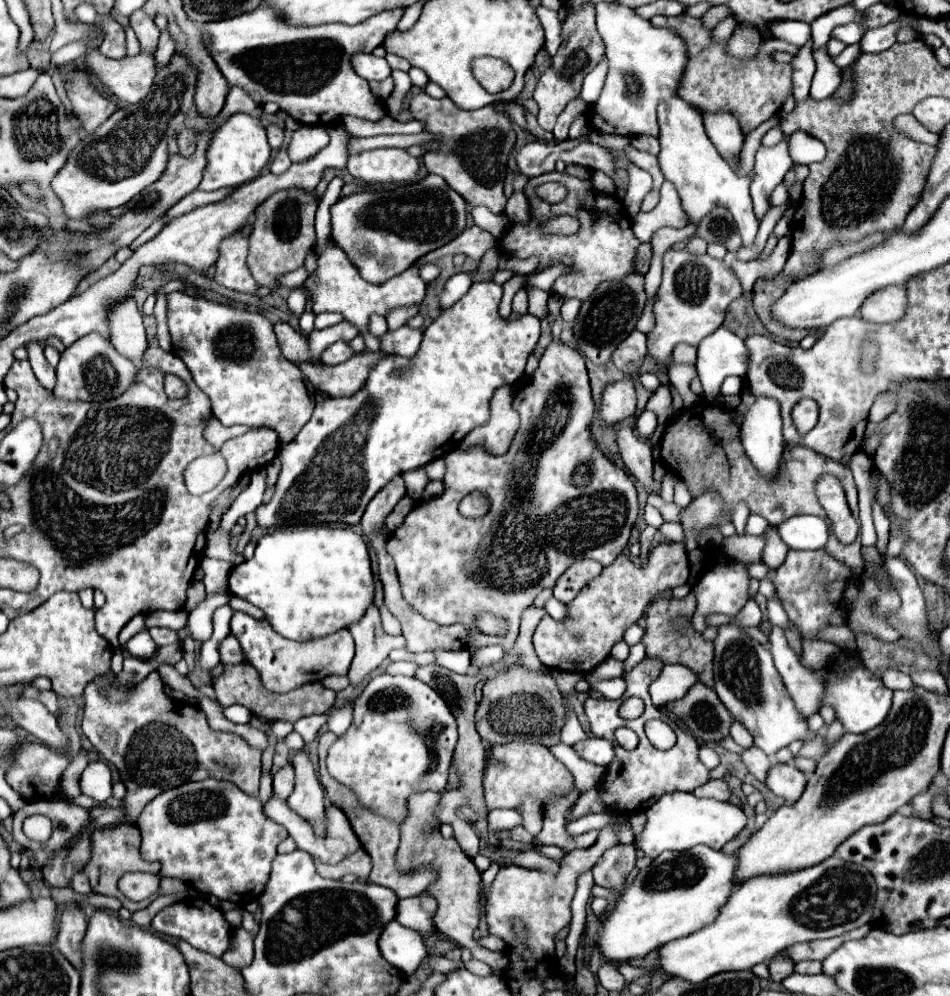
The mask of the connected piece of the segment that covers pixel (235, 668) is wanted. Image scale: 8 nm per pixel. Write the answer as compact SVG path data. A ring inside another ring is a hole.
M248 662L242 664L222 664L224 670L220 676L210 678L210 684L216 692L216 698L222 706L232 706L232 704L240 704L246 706L254 716L262 716L268 722L276 722L276 720L286 720L286 722L296 722L304 716L310 714L324 714L334 706L334 698L336 692L324 688L320 682L308 682L292 692L286 694L274 694L268 692L262 682L260 682L260 674L256 672L256 668L252 668Z

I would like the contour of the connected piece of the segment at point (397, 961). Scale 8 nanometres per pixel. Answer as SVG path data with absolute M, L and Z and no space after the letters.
M390 920L380 934L378 948L388 964L402 970L404 974L414 974L422 958L426 956L426 946L420 934L412 928L404 928L396 920Z

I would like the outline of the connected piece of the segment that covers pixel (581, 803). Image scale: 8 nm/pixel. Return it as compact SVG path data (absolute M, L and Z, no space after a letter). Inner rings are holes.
M596 788L586 790L586 792L578 798L578 802L574 804L574 808L572 808L572 812L570 812L570 820L576 820L576 818L580 818L580 816L584 816L584 814L592 814L592 812L606 812L604 806L602 806L602 802L598 800Z

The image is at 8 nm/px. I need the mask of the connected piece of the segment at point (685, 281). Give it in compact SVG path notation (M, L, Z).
M668 250L664 254L664 276L658 290L658 300L654 302L656 326L648 334L648 352L660 366L666 366L676 344L684 342L698 346L706 336L720 328L724 310L742 294L744 290L738 276L724 260L708 254L696 256L688 250Z

